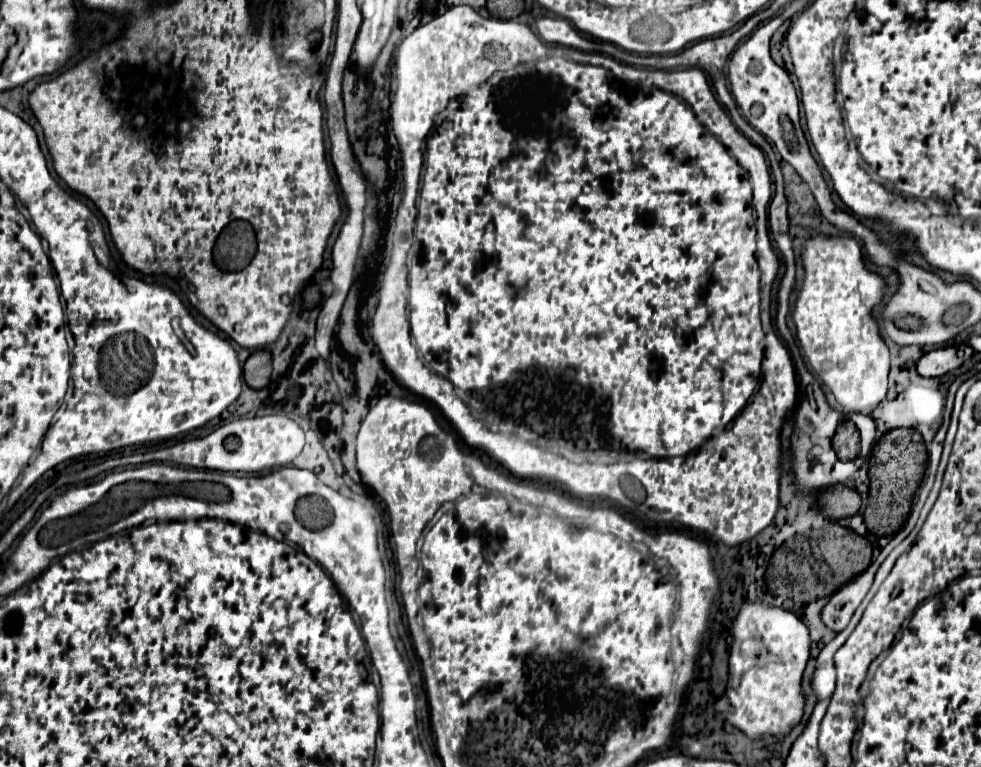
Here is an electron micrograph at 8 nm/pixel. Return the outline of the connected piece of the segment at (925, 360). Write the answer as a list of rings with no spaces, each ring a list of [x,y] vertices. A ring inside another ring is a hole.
[[[944,347],[928,351],[918,361],[918,373],[922,377],[942,377],[962,365],[962,359],[956,355],[956,347]]]

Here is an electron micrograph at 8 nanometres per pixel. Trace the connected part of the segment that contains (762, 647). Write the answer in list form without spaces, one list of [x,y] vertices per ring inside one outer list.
[[[744,603],[734,619],[728,687],[714,703],[715,713],[722,713],[730,725],[744,731],[750,739],[764,733],[788,733],[788,729],[802,717],[804,697],[800,693],[800,679],[808,655],[810,637],[800,617],[778,607]]]

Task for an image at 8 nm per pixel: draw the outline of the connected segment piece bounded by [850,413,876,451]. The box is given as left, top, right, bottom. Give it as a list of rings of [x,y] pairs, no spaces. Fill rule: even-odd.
[[[850,413],[850,421],[852,421],[852,423],[858,427],[858,431],[860,431],[862,449],[872,451],[872,447],[874,447],[874,437],[876,437],[876,425],[874,425],[872,417],[860,415],[860,413],[856,413],[856,415]]]

